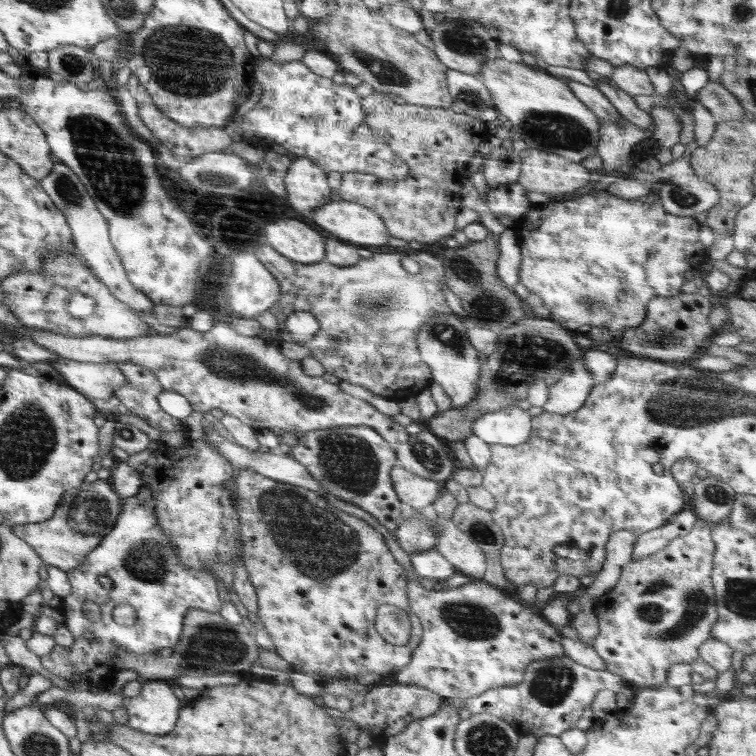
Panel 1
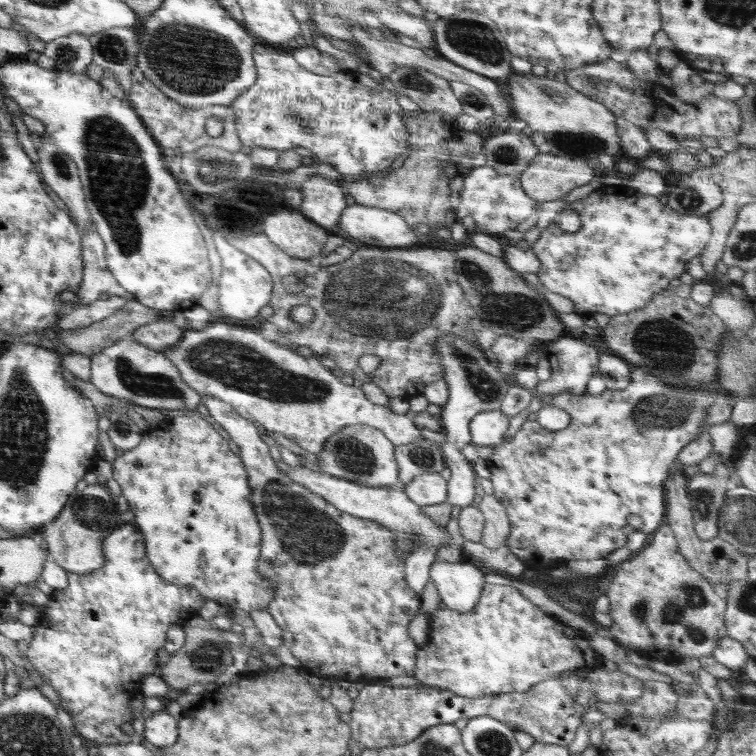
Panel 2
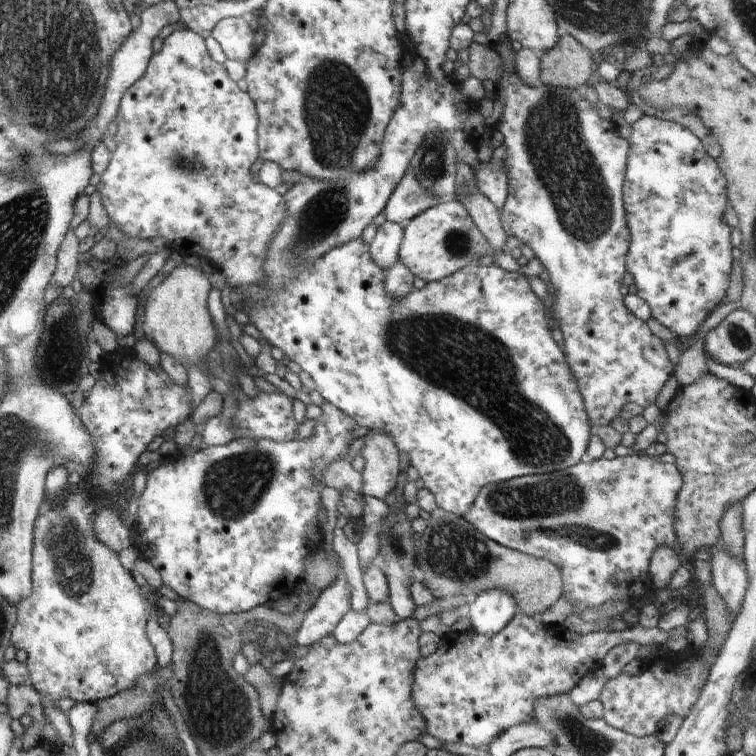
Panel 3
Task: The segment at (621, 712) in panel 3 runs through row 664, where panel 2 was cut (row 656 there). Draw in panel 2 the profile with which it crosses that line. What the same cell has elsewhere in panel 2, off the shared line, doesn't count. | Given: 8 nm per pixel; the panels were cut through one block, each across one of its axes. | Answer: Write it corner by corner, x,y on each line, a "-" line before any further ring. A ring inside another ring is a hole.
660,525
650,535
648,544
629,560
620,563
605,595
609,598
608,616
613,622
608,631
622,647
631,648
642,657
660,659
673,663
683,658
708,656
717,647
718,641
726,637
723,619
727,607
725,599
719,597
714,587
683,557
677,547
672,529

